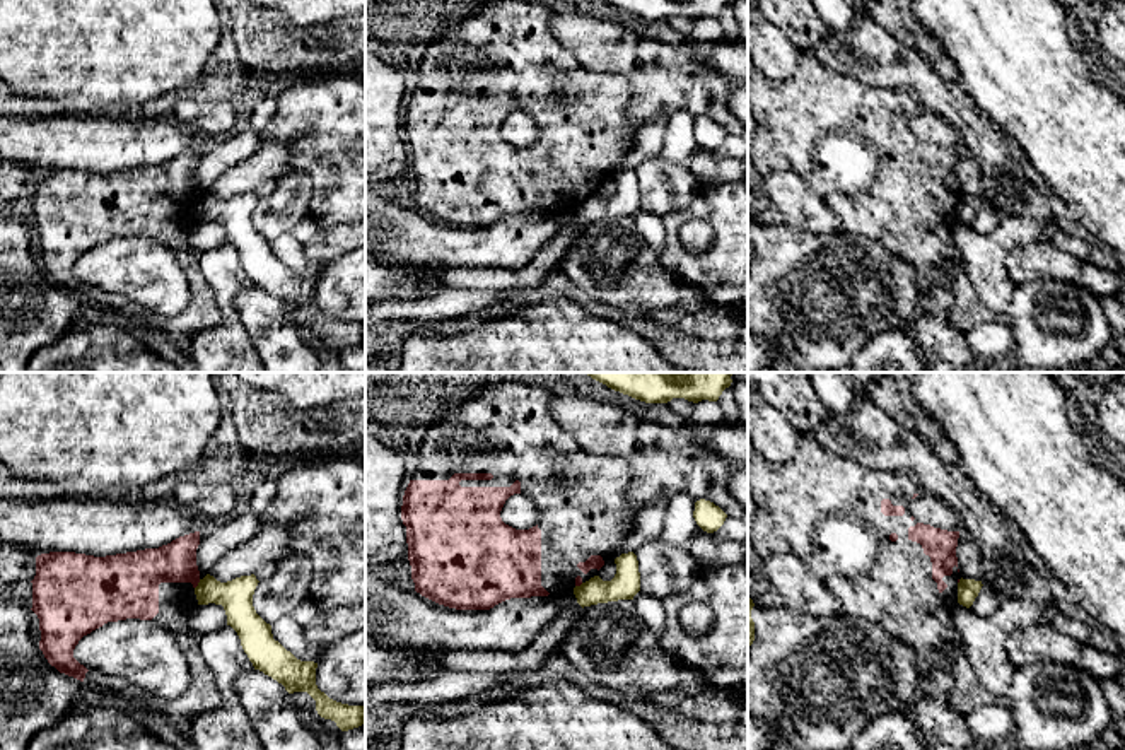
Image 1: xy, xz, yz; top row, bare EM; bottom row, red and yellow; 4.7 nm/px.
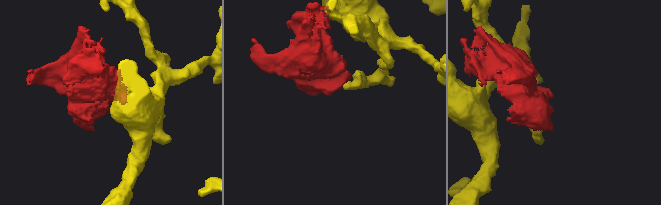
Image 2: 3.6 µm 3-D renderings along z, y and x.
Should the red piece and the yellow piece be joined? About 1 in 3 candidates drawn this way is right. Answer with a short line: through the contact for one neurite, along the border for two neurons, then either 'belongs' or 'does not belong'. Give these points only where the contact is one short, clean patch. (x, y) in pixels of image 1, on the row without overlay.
line xy (200, 197), (195, 205); does not belong

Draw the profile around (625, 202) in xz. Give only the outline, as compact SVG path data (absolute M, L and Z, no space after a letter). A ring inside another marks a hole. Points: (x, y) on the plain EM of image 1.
M633 169L621 171L615 176L615 181L616 191L611 198L603 198L599 193L594 193L574 205L577 220L582 226L597 220L633 217L633 214L640 208L637 173Z

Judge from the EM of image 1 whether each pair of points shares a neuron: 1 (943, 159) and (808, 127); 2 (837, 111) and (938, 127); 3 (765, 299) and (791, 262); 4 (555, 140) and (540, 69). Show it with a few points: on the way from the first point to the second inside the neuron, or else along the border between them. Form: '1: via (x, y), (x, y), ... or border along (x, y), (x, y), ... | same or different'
1: via (909, 156), (874, 122), (842, 118) | same
2: border along (920, 108), (909, 128), (941, 146) | different
3: via (774, 291), (791, 270) | same
4: via (555, 123), (555, 99), (545, 86) | same

